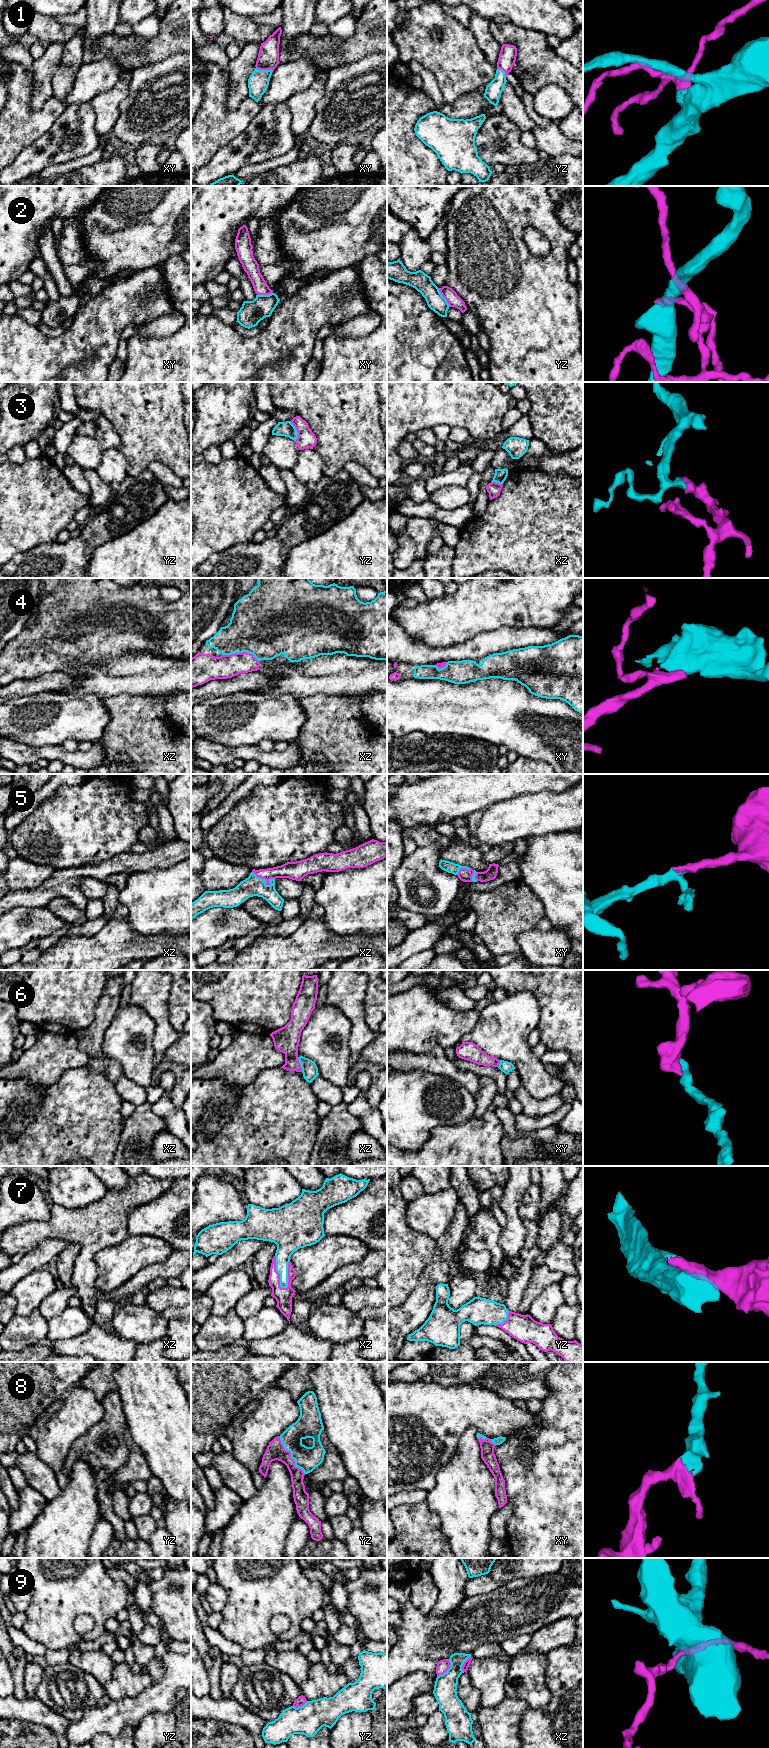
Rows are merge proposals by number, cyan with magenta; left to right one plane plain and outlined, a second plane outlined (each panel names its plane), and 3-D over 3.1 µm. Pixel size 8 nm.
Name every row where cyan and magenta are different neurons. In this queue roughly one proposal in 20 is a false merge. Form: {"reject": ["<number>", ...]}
{"reject": ["2", "9"]}

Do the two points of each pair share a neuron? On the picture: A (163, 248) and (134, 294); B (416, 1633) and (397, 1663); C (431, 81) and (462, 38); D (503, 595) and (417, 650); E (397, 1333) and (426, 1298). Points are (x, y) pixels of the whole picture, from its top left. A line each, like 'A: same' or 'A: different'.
A: different
B: same
C: different
D: different
E: same

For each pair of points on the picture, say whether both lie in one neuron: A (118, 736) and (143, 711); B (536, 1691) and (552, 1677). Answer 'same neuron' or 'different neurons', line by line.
A: same neuron
B: different neurons

